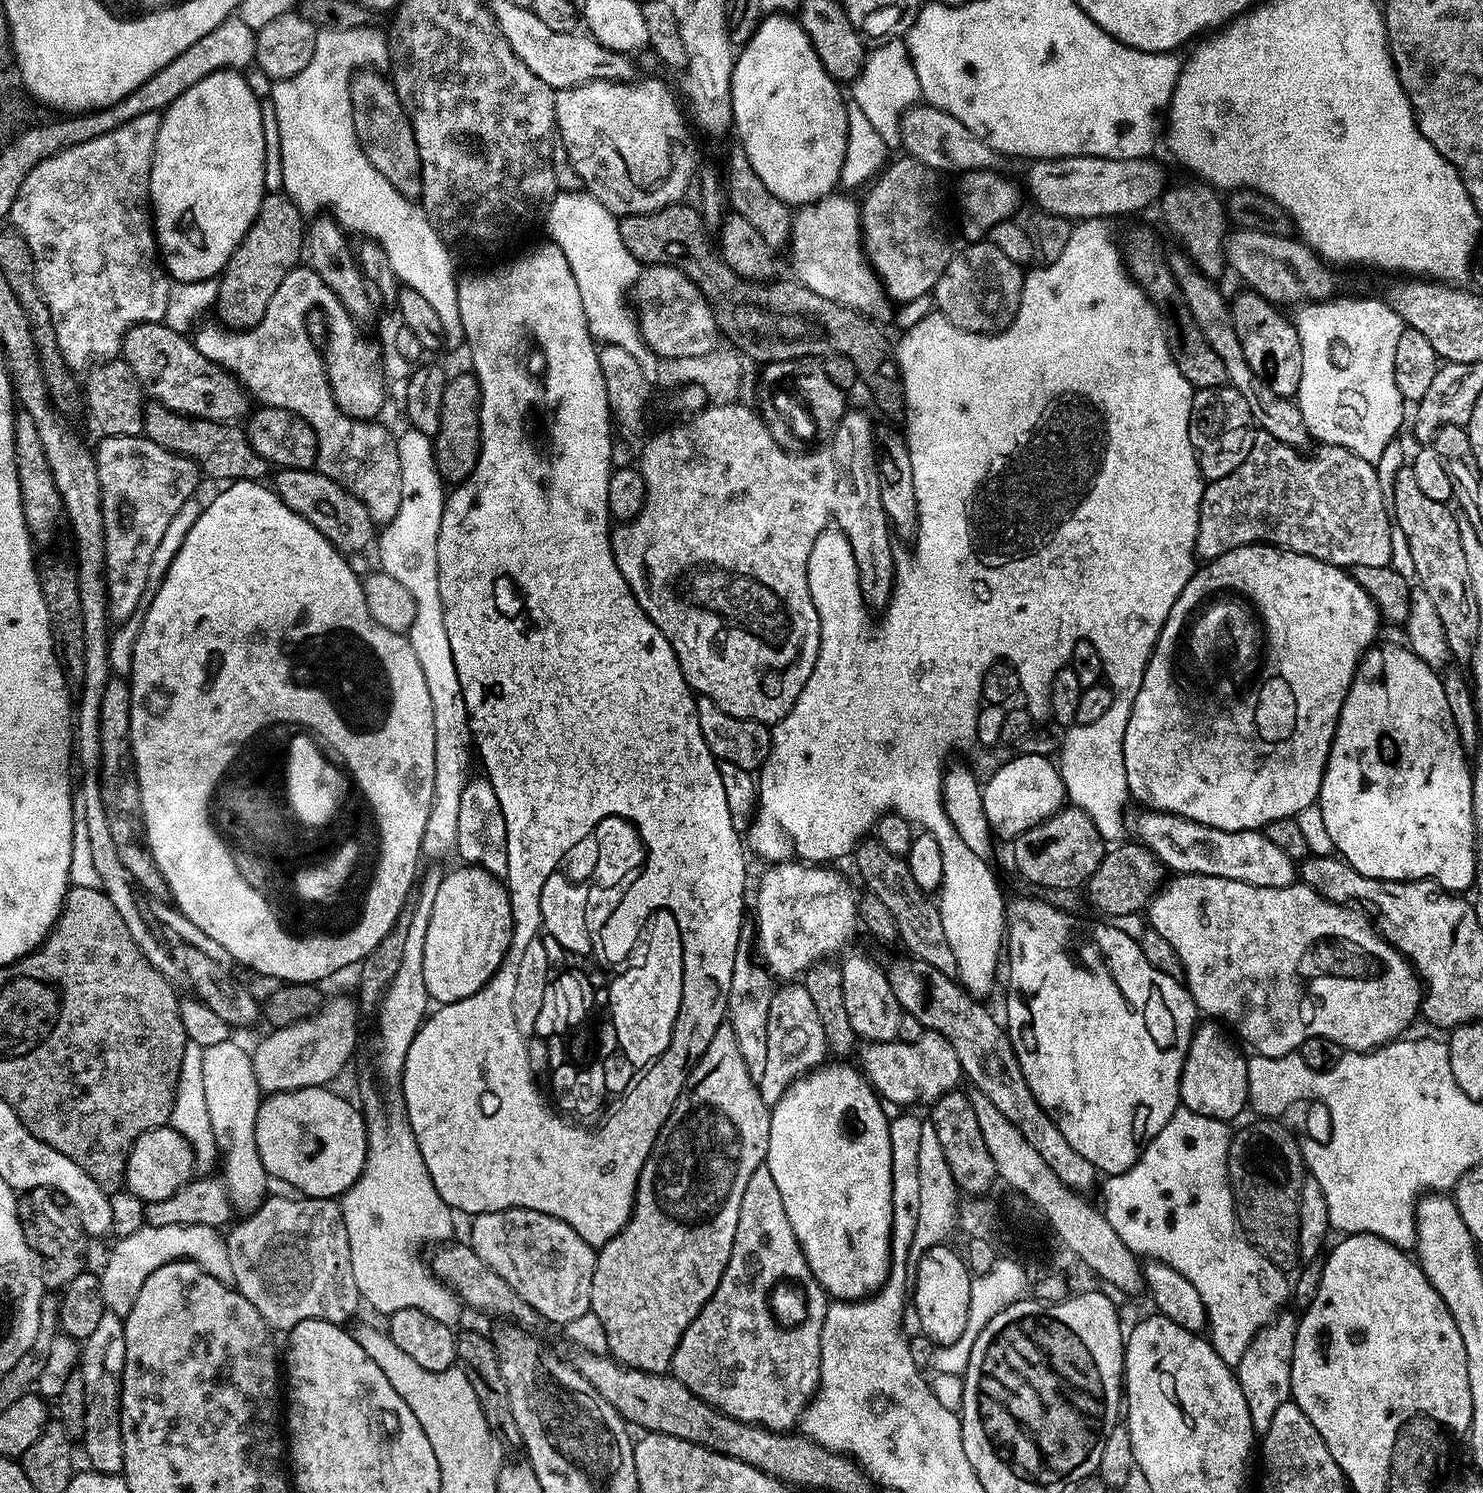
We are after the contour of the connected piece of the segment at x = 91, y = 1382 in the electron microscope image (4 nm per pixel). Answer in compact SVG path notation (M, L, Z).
M104 1311L94 1334L82 1342L78 1371L86 1386L86 1430L82 1447L91 1471L117 1475L124 1470L122 1426L120 1425L120 1375L126 1358L126 1334L121 1317Z

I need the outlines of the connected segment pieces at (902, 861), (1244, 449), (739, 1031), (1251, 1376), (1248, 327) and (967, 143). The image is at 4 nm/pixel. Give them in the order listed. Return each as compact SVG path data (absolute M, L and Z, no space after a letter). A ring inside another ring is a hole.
M868 838L857 847L854 853L856 868L864 879L864 888L878 894L880 901L890 909L894 923L898 925L901 934L940 934L942 933L942 918L940 905L934 902L933 897L914 882L914 874L910 874L910 866L905 857L890 854L882 842Z
M1231 386L1199 390L1192 397L1190 410L1190 442L1196 451L1196 461L1200 464L1200 475L1211 482L1226 478L1250 454L1258 427L1252 417L1250 404L1238 390ZM1232 443L1236 443L1236 448Z
M741 946L734 958L734 978L730 978L726 1022L734 1030L734 1042L738 1042L738 1050L742 1050L742 1058L746 1062L746 1066L754 1074L760 1074L760 1072L767 1070L768 1061L770 1061L766 1022L770 1014L770 998L774 991L774 977L763 963L757 962L753 953L749 952L747 947Z
M1281 1311L1267 1326L1258 1330L1254 1342L1250 1342L1246 1354L1242 1354L1240 1363L1234 1368L1236 1380L1242 1386L1242 1394L1250 1410L1252 1430L1256 1434L1270 1430L1270 1422L1278 1406L1289 1403L1292 1394L1290 1370L1294 1358L1298 1316L1295 1311L1292 1311L1293 1313L1288 1311Z
M1244 290L1237 300L1233 299L1231 307L1234 329L1254 374L1261 376L1275 394L1295 397L1302 382L1302 342L1298 342L1295 323L1289 317L1287 320L1272 301L1251 290Z
M913 106L904 113L900 123L900 142L903 151L913 156L918 162L922 162L927 168L931 168L937 174L943 172L983 172L991 169L997 153L986 142L982 142L972 133L971 127L958 118L946 114L942 110L931 106Z

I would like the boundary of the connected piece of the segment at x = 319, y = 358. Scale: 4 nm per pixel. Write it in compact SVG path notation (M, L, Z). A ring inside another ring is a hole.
M307 266L293 268L292 280L296 280L296 284L300 284L300 288L312 288L316 292L290 292L290 308L286 306L284 320L280 314L280 340L270 340L268 364L252 362L248 354L242 354L244 352L244 350L240 350L242 342L226 339L226 334L222 334L225 325L220 322L204 325L201 323L195 329L196 349L202 354L206 354L206 358L210 358L210 362L231 372L243 384L253 401L260 400L256 402L269 408L290 410L294 414L306 418L306 422L310 422L310 426L318 438L318 454L314 468L326 475L327 478L333 479L338 486L344 488L354 498L358 498L359 502L362 502L362 506L366 506L374 524L383 526L391 522L394 514L398 514L398 506L402 506L402 466L398 463L396 436L390 429L383 428L376 420L355 420L353 416L347 416L338 406L338 402L334 402L334 394L330 390L321 349L316 348L314 342L310 342L310 334L306 334L306 314L311 308L316 307L316 296L328 296L328 288L324 287L322 278L315 270Z

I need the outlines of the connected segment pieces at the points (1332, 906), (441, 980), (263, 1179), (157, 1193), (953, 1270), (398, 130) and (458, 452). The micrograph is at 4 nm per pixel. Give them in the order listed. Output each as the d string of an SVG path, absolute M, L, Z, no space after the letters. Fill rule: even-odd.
M1176 874L1148 901L1146 917L1148 916L1149 922L1152 923L1149 924L1151 931L1162 934L1162 938L1166 938L1170 946L1174 946L1174 954L1178 954L1184 967L1183 983L1197 1009L1203 1015L1204 1012L1208 1015L1205 1017L1215 1018L1220 1022L1228 1020L1229 1026L1253 1048L1253 1053L1261 1056L1284 1056L1297 1051L1308 1038L1315 1036L1333 1039L1349 1052L1371 1052L1374 1048L1382 1048L1386 1044L1391 1044L1393 1040L1401 1039L1407 1033L1404 1031L1415 1022L1416 1016L1418 1020L1421 1015L1422 985L1419 976L1416 975L1416 969L1393 944L1388 943L1376 931L1373 921L1363 911L1360 913L1355 910L1360 911L1352 906L1330 902L1303 882L1281 888L1259 888L1253 884L1226 878Z
M459 866L448 872L434 888L434 906L430 910L430 922L426 926L426 946L422 954L422 975L426 977L429 1001L437 1005L453 1004L462 998L470 998L498 970L504 961L512 941L512 907L505 881L481 868Z
M228 1039L218 1045L210 1045L204 1048L202 1054L202 1083L206 1089L206 1110L210 1113L210 1123L214 1129L214 1138L218 1138L220 1155L222 1157L222 1180L227 1185L228 1196L233 1209L240 1214L252 1214L264 1203L269 1195L270 1177L262 1166L262 1158L258 1158L258 1142L254 1138L254 1126L258 1118L258 1110L262 1099L262 1091L259 1088L258 1078L254 1074L252 1057L249 1049L235 1044L235 1039Z
M170 1126L151 1128L138 1138L138 1142L134 1142L130 1150L124 1171L124 1183L127 1191L135 1194L147 1205L170 1198L185 1183L193 1179L195 1170L190 1142L186 1142L186 1138L178 1134L178 1130Z
M938 1243L933 1248L926 1249L924 1251L924 1257L920 1260L917 1266L917 1284L914 1293L914 1304L916 1300L916 1320L920 1323L919 1331L923 1333L923 1335L927 1336L929 1340L932 1341L933 1345L946 1345L950 1343L954 1343L958 1340L958 1338L962 1335L962 1330L966 1329L967 1315L970 1309L970 1294L971 1294L971 1282L973 1280L973 1274L969 1271L969 1267L966 1263L965 1257L963 1255L960 1256L955 1252L952 1248L947 1248L947 1243Z
M361 70L353 75L350 82L350 102L354 130L366 158L374 170L394 186L404 196L419 197L422 190L420 181L420 155L414 138L412 123L408 120L406 110L387 75L376 70Z
M471 371L449 379L442 394L442 422L432 446L436 470L449 485L461 484L474 470L480 453L480 384Z

